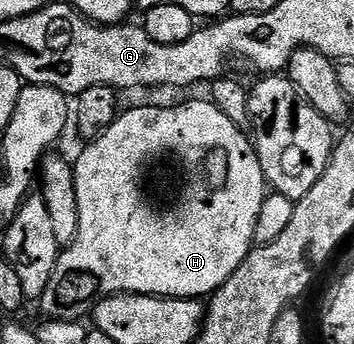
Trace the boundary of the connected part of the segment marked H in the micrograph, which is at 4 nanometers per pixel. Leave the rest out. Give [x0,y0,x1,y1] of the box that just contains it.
[38,99,266,321]

